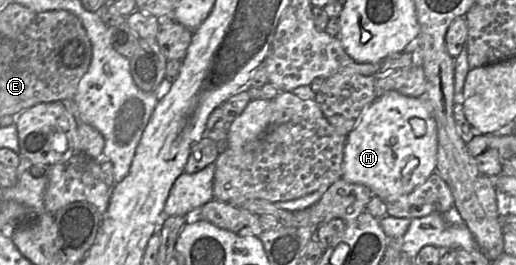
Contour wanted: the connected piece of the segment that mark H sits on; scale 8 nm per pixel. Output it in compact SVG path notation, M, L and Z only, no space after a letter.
M391 90L363 112L344 146L342 178L369 187L383 201L395 201L423 184L435 171L438 129L426 95L410 97Z

